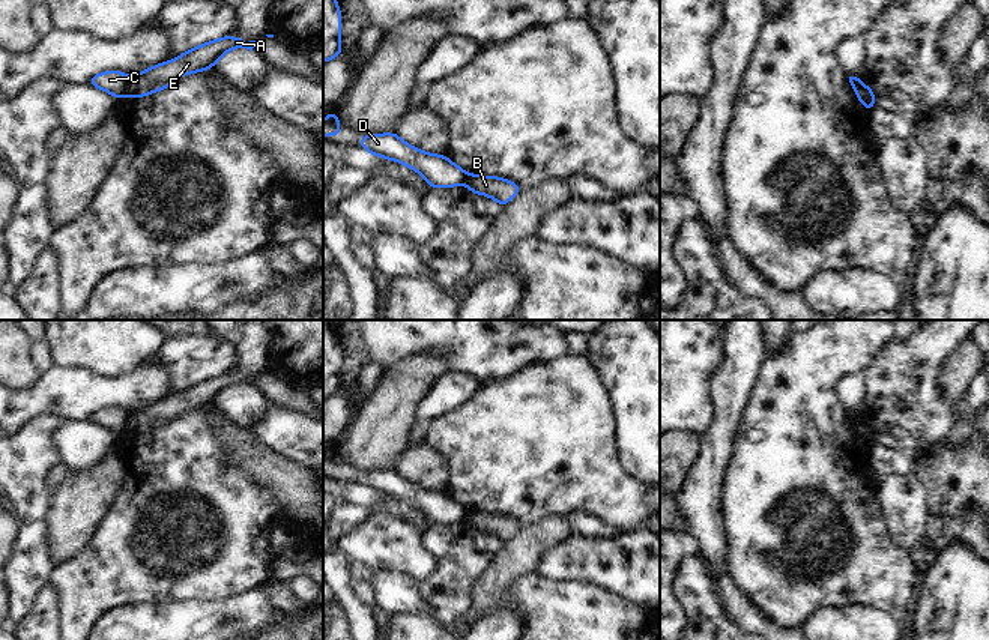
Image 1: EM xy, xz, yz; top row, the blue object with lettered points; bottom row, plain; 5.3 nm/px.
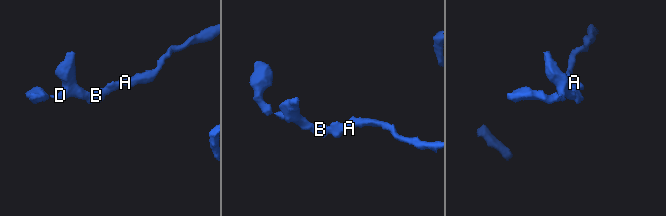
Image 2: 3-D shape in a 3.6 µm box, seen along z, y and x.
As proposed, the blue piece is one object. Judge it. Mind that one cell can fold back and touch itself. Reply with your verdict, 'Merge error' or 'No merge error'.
Merge error

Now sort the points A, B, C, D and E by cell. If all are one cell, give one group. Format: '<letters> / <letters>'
A B E / C D

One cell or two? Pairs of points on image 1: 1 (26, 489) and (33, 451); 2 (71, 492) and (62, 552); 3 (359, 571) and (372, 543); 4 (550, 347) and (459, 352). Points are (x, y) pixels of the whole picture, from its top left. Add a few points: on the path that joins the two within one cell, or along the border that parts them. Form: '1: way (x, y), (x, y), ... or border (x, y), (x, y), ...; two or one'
1: way (26, 480), (26, 460); one
2: way (71, 507), (71, 523), (65, 537); one
3: border (352, 559), (362, 561), (375, 570); two
4: way (528, 347), (519, 347), (513, 353), (481, 352); one

